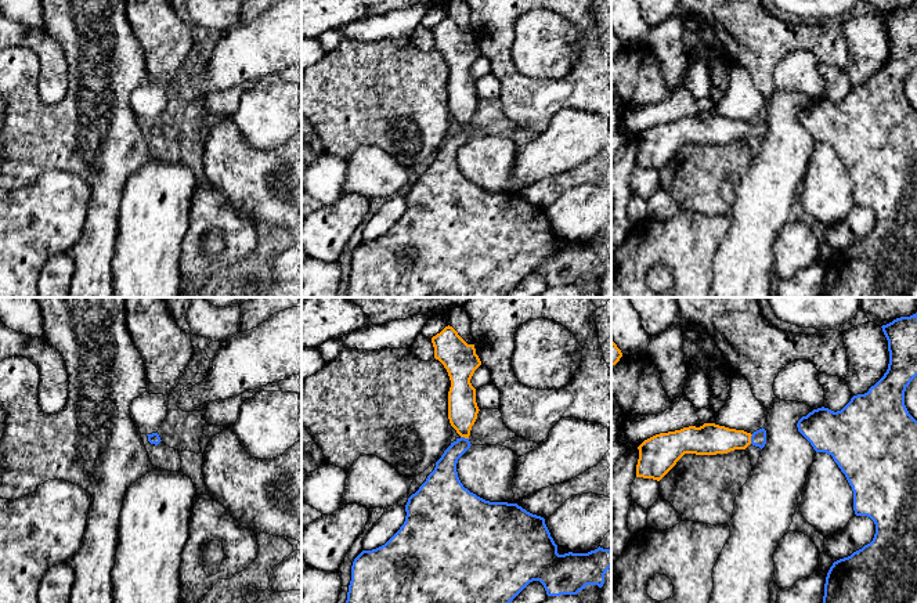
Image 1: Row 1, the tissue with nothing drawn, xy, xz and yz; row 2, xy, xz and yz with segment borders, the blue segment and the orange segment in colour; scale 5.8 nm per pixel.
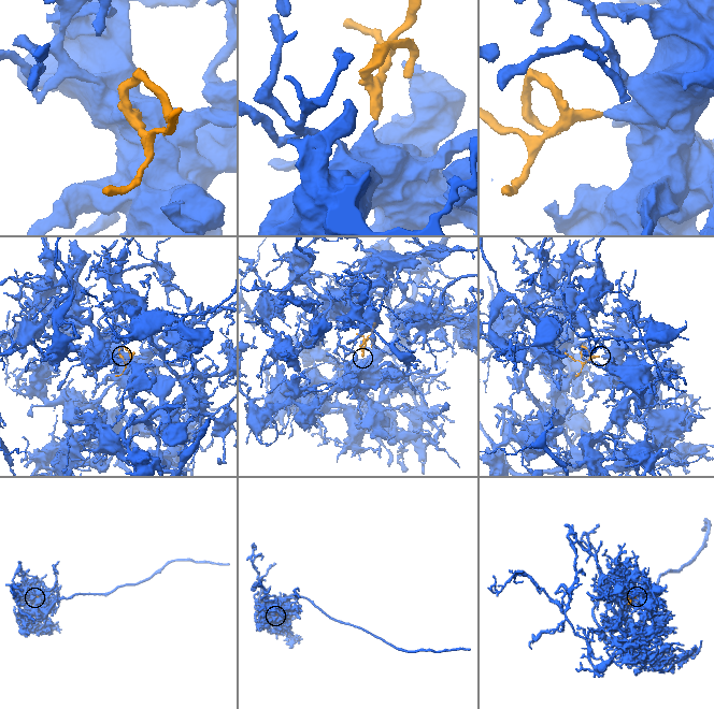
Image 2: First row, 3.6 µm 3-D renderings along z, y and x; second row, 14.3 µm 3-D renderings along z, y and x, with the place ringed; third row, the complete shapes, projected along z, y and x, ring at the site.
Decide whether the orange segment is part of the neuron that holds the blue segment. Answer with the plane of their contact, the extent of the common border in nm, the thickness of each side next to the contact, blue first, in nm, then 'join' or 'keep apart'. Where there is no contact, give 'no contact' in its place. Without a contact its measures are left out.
yz | 60 nm | 90/190 nm | join

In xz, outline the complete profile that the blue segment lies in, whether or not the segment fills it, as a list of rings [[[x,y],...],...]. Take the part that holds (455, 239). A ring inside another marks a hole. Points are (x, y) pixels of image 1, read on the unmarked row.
[[[445,17],[432,28],[434,48],[448,62],[448,109],[461,126],[444,141],[419,180],[408,188],[405,212],[382,236],[362,241],[353,252],[351,271],[344,297],[505,297],[530,272],[539,271],[548,286],[577,285],[586,275],[604,274],[604,264],[611,257],[611,241],[598,238],[588,243],[557,243],[545,209],[508,192],[490,192],[463,177],[458,167],[458,149],[470,138],[470,120],[479,104],[476,79],[470,69],[481,55],[474,35],[467,35],[452,17]]]

